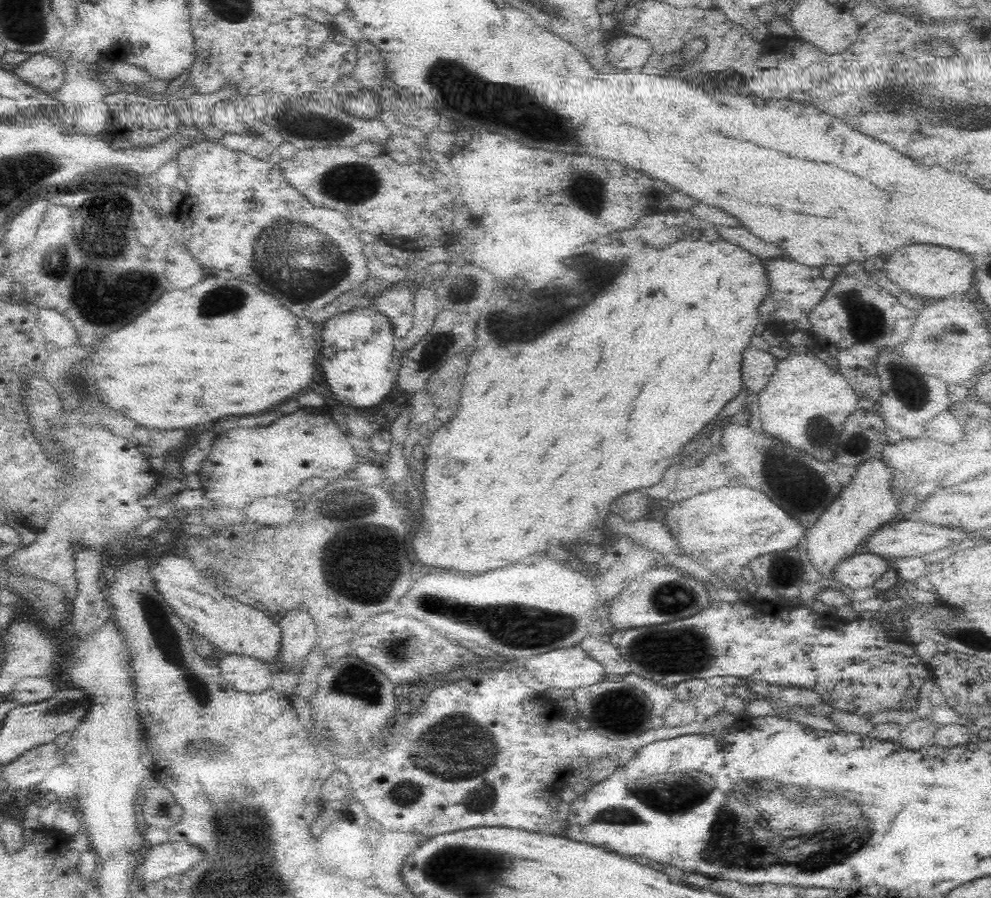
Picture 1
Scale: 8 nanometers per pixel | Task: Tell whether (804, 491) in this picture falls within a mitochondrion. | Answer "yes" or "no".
yes

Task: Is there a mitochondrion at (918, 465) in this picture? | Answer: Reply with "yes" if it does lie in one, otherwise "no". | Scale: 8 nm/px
no

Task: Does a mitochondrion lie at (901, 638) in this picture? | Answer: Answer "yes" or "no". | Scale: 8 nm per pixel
no

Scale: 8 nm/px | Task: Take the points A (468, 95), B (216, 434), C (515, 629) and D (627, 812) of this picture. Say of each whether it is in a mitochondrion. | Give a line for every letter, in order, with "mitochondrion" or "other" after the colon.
A: mitochondrion
B: other
C: mitochondrion
D: mitochondrion

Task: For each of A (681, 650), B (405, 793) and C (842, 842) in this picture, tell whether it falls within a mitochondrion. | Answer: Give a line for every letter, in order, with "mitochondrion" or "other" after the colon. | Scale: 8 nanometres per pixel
A: mitochondrion
B: mitochondrion
C: mitochondrion

